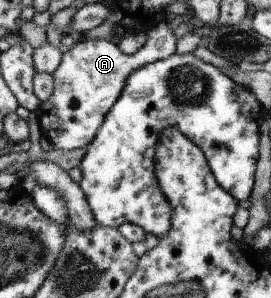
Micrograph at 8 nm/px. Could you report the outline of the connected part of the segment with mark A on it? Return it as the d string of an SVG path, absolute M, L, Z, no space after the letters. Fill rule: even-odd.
M164 18L152 19L144 31L148 36L147 42L132 55L123 52L119 45L105 40L105 38L86 37L80 39L71 50L63 54L60 66L53 73L53 80L55 80L53 94L47 98L47 101L41 103L40 112L34 116L33 123L36 131L43 134L55 149L69 151L89 146L99 134L100 127L105 121L105 116L113 108L113 104L117 102L117 98L121 96L125 80L135 70L139 70L143 66L148 66L148 64L168 59L169 56L176 52L176 42L178 39L169 30L168 22Z

